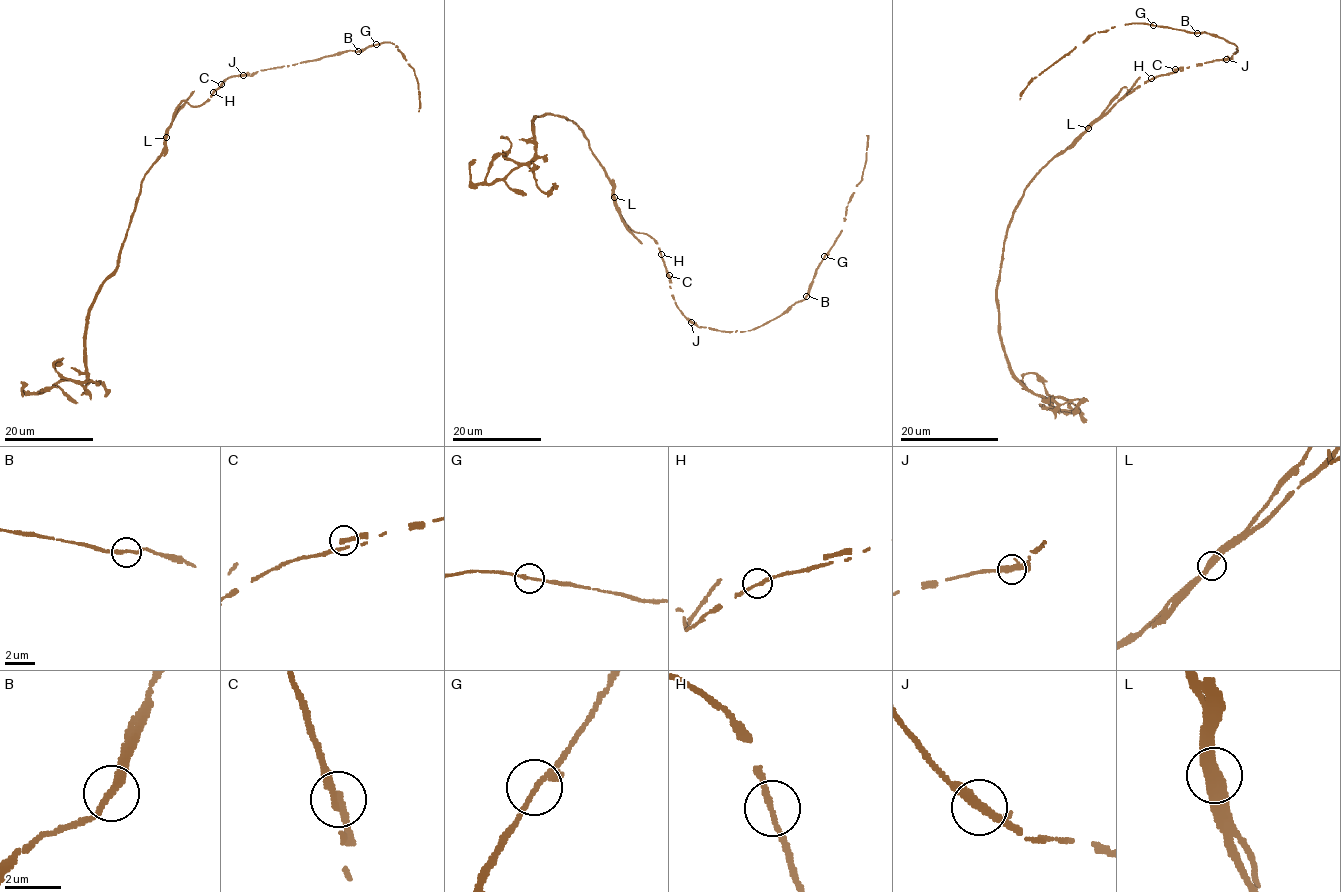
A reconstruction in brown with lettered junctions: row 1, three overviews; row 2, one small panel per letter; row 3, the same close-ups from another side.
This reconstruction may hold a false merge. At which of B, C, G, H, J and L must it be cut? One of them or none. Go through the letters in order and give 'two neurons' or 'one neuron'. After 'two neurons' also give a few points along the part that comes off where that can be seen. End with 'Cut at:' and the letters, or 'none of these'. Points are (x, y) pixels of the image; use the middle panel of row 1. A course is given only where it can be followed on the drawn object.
B: one neuron
C: one neuron
G: one neuron
H: one neuron
J: one neuron
L: two neurons; course (613, 197), (616, 210), (624, 226), (642, 243)
Cut at: L

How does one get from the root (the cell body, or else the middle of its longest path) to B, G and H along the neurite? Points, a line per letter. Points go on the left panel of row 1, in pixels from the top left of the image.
B: (191, 105), (202, 105), (231, 77), (313, 61), (348, 50), (358, 51)
G: (191, 105), (202, 105), (231, 77), (313, 61), (348, 50), (359, 51), (376, 44)
H: (191, 105), (202, 105), (213, 92)

